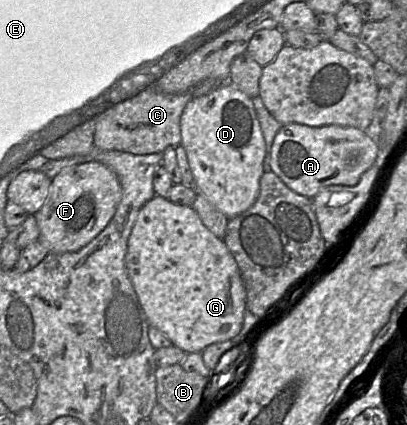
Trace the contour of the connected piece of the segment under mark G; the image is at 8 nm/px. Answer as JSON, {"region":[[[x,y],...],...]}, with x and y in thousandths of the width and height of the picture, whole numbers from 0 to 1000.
{"region":[[[381,459],[344,492],[322,541],[307,619],[342,713],[371,767],[403,784],[457,831],[496,828],[509,814],[587,786],[604,729],[604,682],[585,624],[553,576],[501,532],[469,485],[428,480]]]}

